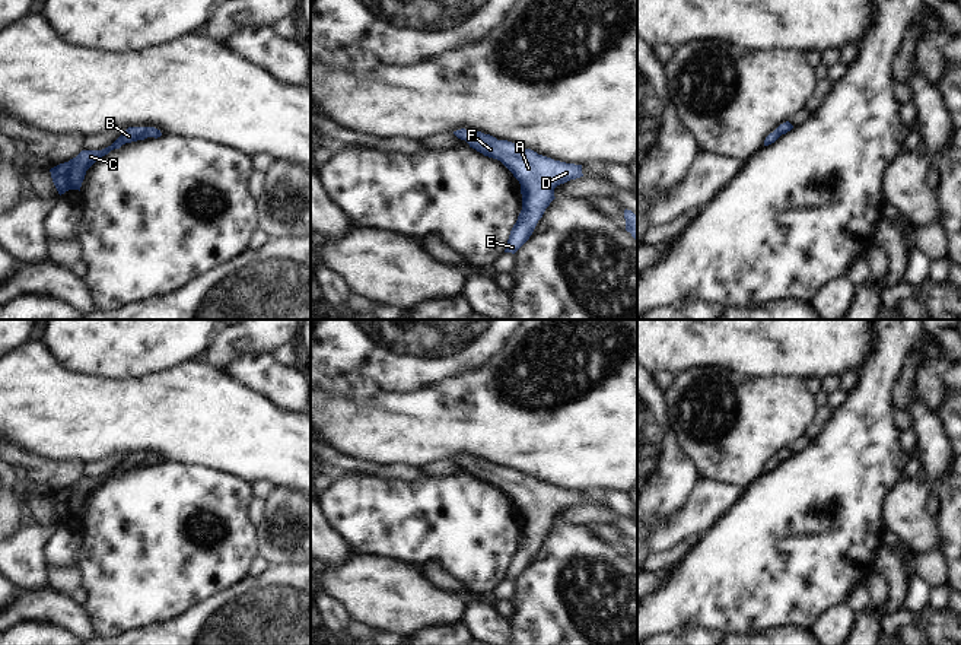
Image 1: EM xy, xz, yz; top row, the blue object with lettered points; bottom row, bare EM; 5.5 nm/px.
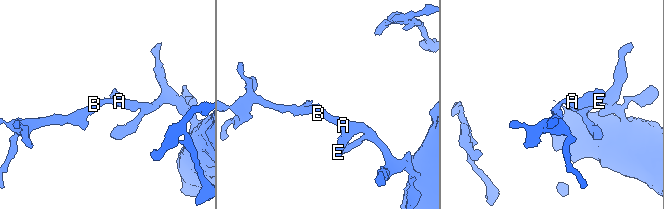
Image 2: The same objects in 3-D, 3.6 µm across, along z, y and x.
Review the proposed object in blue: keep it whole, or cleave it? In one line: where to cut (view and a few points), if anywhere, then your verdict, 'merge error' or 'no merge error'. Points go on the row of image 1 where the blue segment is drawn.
no cut; no merge error

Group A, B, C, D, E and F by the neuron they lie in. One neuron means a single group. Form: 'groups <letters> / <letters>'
groups A B C D E F

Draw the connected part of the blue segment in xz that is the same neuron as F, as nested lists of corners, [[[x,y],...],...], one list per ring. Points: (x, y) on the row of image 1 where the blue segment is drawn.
[[[461,128],[454,134],[484,156],[500,161],[521,184],[522,210],[510,231],[505,252],[515,254],[529,239],[545,209],[556,198],[557,185],[583,177],[582,165],[554,161],[481,131]]]

